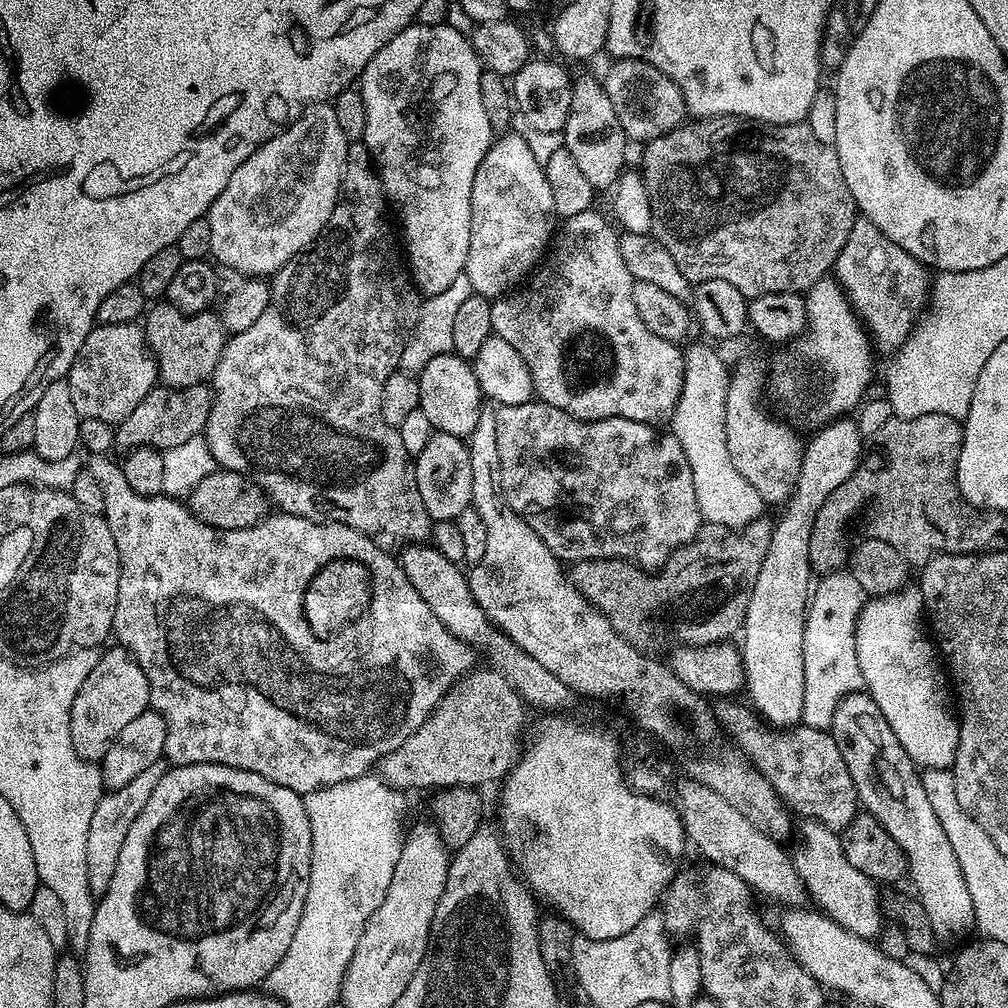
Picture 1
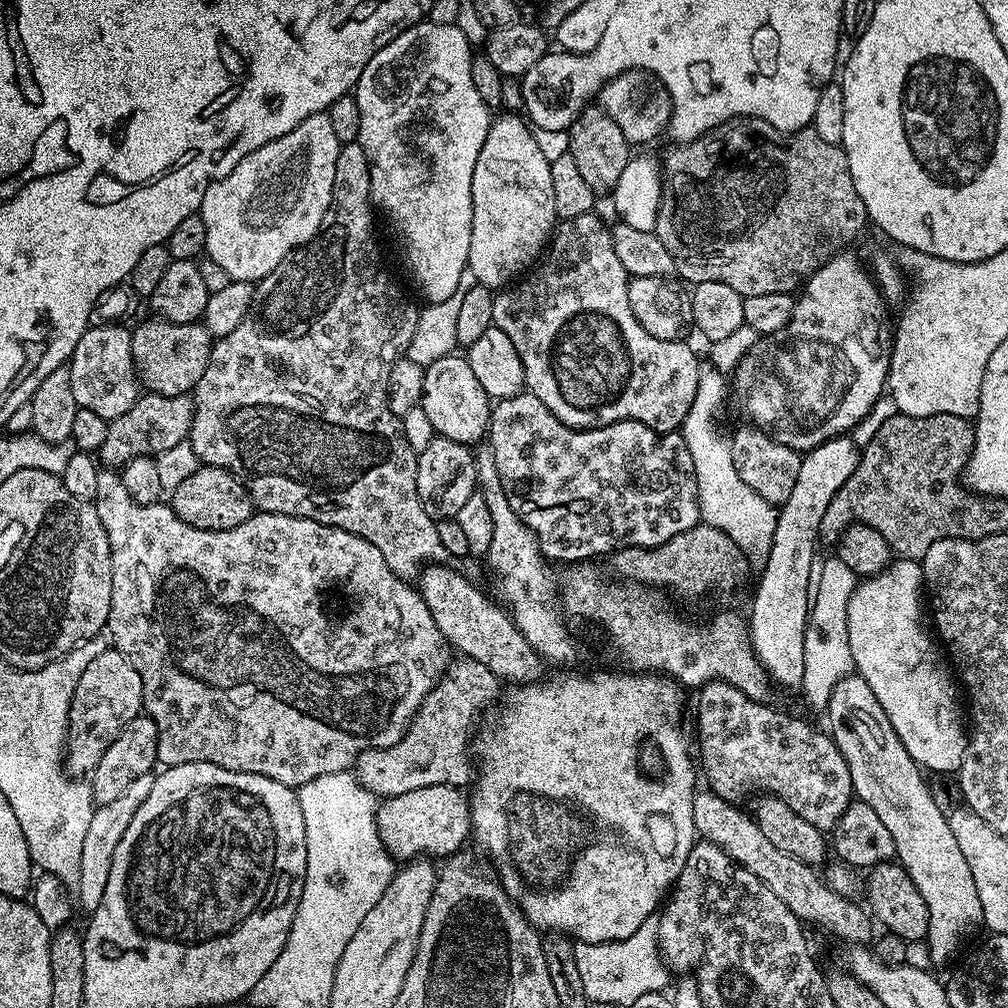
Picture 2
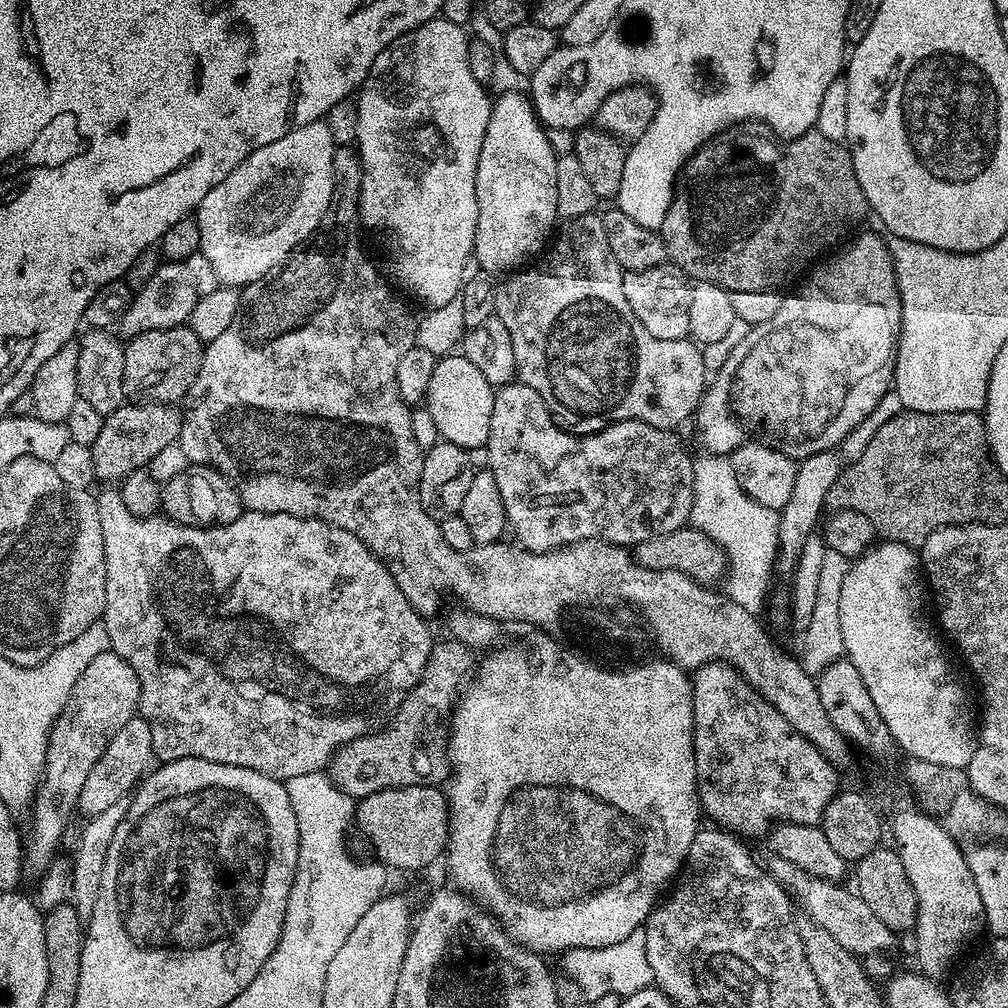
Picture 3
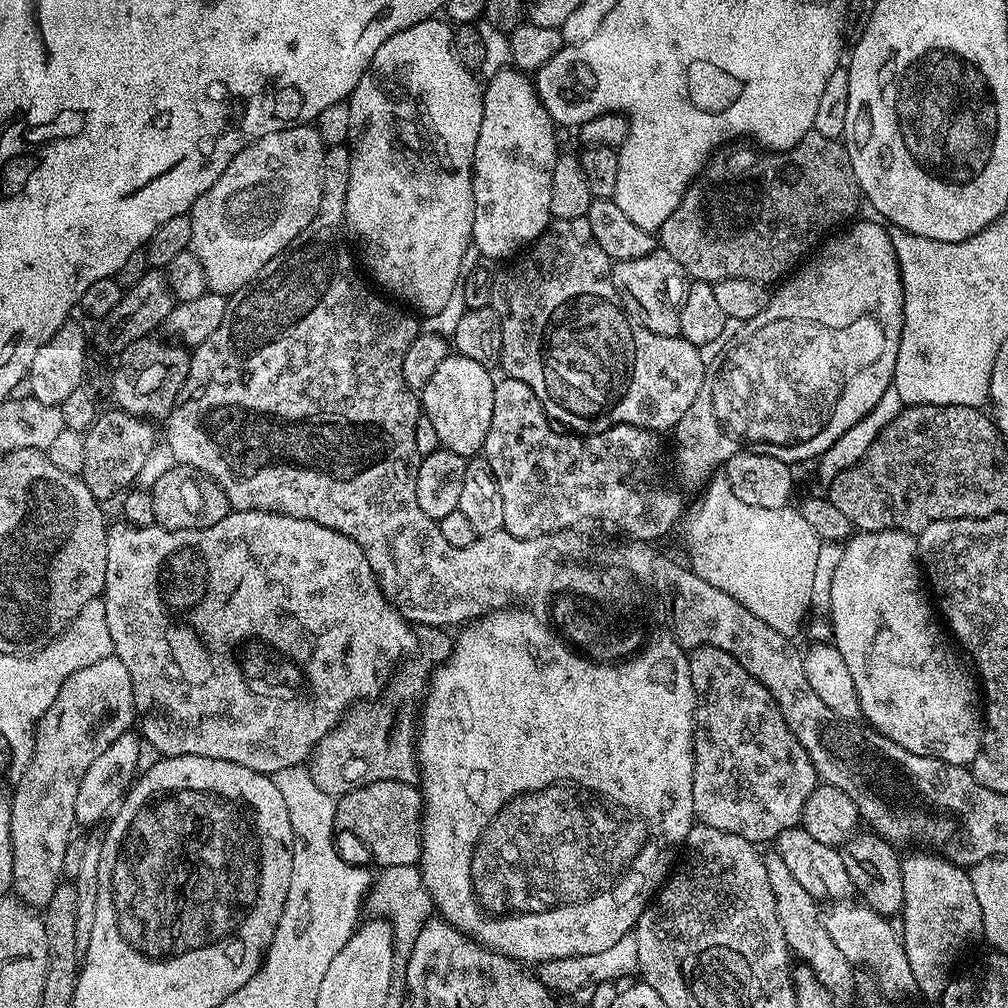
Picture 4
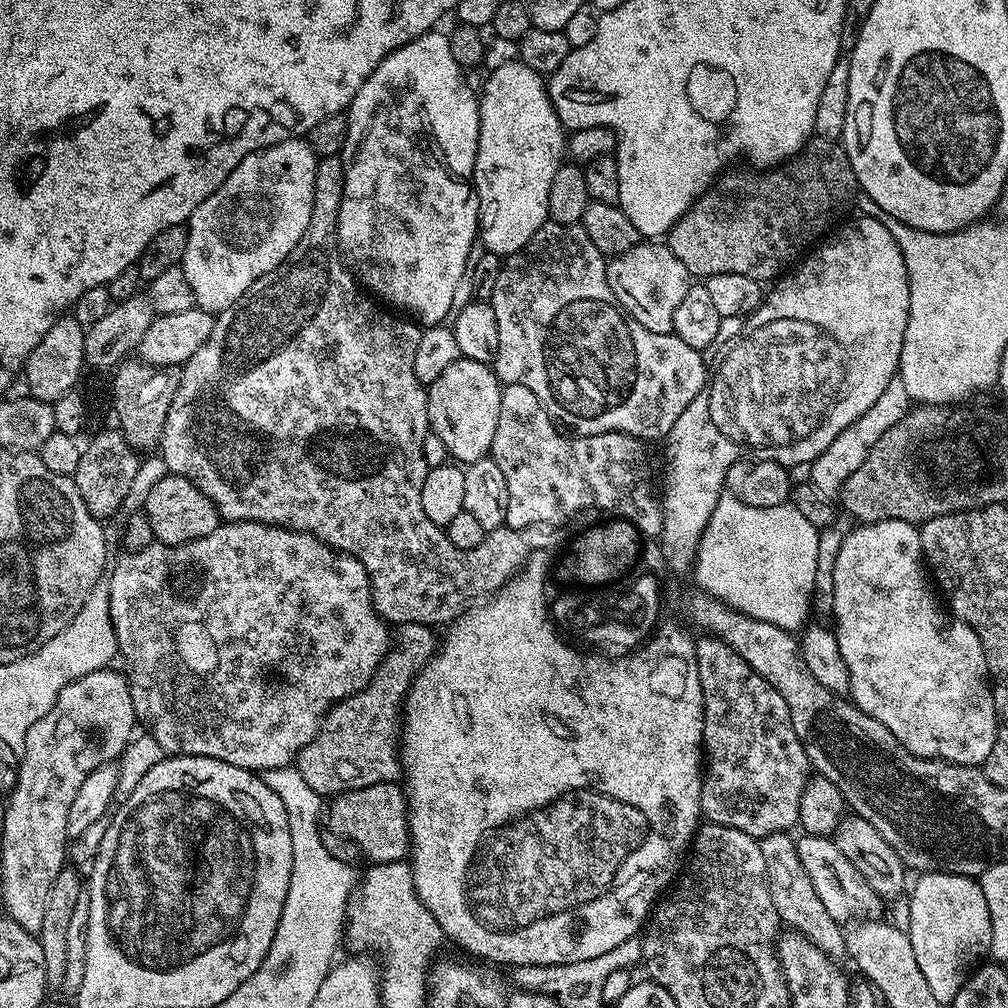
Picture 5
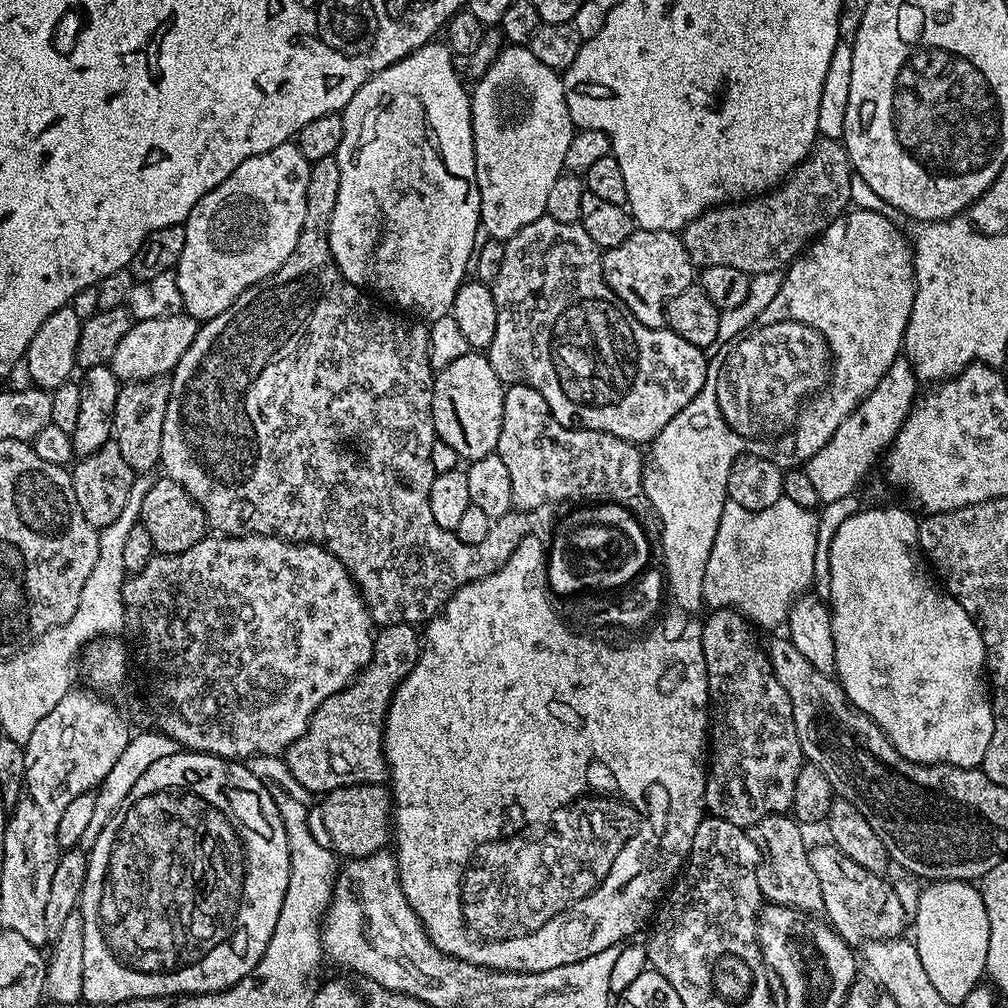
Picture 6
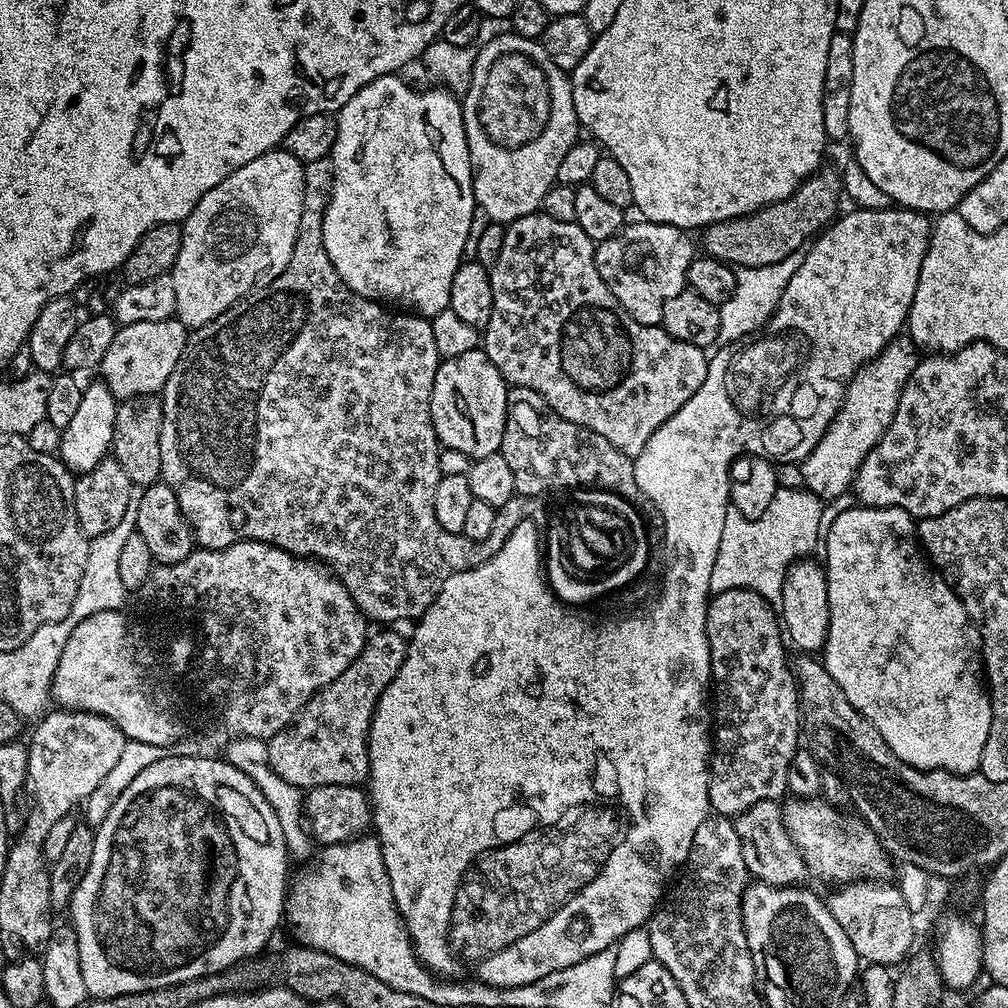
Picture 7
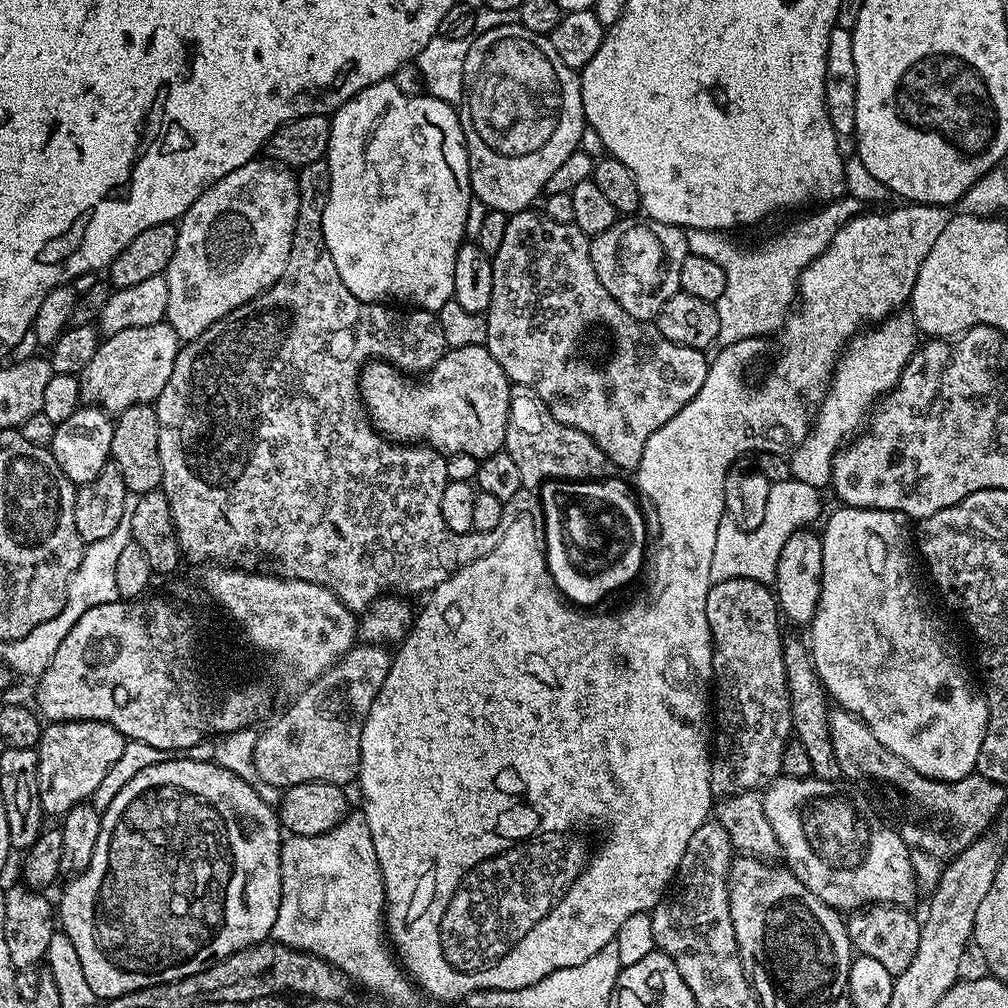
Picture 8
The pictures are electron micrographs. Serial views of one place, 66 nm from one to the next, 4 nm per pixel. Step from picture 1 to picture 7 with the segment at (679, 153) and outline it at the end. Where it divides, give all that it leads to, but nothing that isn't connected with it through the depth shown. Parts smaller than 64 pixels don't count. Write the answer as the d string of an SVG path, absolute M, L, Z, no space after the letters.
M827 166L821 167L808 179L803 180L794 190L794 194L790 194L784 200L767 204L765 208L760 208L749 216L735 216L732 220L723 220L717 224L708 225L702 232L702 236L704 236L703 251L715 260L722 260L733 266L742 268L770 266L774 262L785 260L787 256L795 255L802 244L807 245L817 233L837 219L836 207L839 206L840 200L842 201L841 173L836 168L834 170Z

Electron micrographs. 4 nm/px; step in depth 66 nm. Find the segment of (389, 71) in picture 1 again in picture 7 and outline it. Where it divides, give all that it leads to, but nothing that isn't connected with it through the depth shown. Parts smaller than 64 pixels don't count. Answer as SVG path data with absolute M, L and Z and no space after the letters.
M393 74L370 82L365 88L358 90L358 94L350 98L350 102L342 105L336 116L336 141L330 157L334 162L334 182L332 197L322 222L322 242L326 246L326 254L330 254L330 262L334 262L334 270L338 270L338 278L342 278L342 282L346 282L346 286L350 286L354 294L364 296L367 300L383 302L388 306L399 306L418 316L431 318L448 308L450 286L454 282L454 274L465 259L464 247L467 244L469 247L470 237L474 232L472 219L478 216L478 209L472 189L472 163L466 142L461 101L448 90L439 92L438 89L432 88L429 92L415 92L410 85L403 84L400 78L399 75Z

